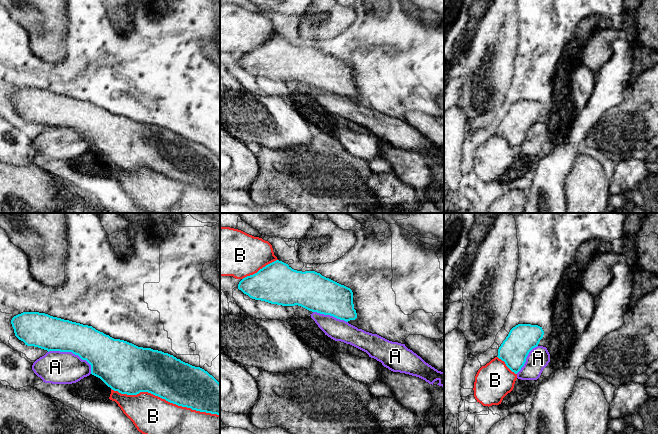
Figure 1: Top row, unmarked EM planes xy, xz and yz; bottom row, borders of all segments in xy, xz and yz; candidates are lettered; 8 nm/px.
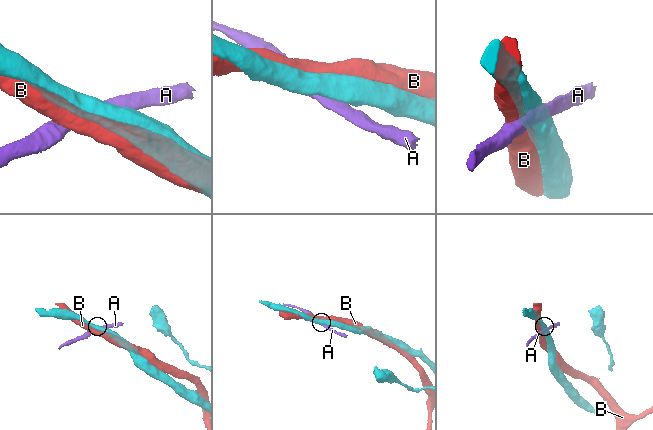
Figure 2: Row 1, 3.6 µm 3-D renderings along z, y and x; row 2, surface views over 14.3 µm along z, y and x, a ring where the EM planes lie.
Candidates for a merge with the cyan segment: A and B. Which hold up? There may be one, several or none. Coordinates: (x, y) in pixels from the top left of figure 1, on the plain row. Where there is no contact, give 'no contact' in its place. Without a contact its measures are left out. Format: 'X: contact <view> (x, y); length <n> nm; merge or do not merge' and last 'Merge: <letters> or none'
A: contact xy (73, 129); length 400 nm; do not merge
B: contact xy (165, 175); length 900 nm; do not merge
Merge: none

